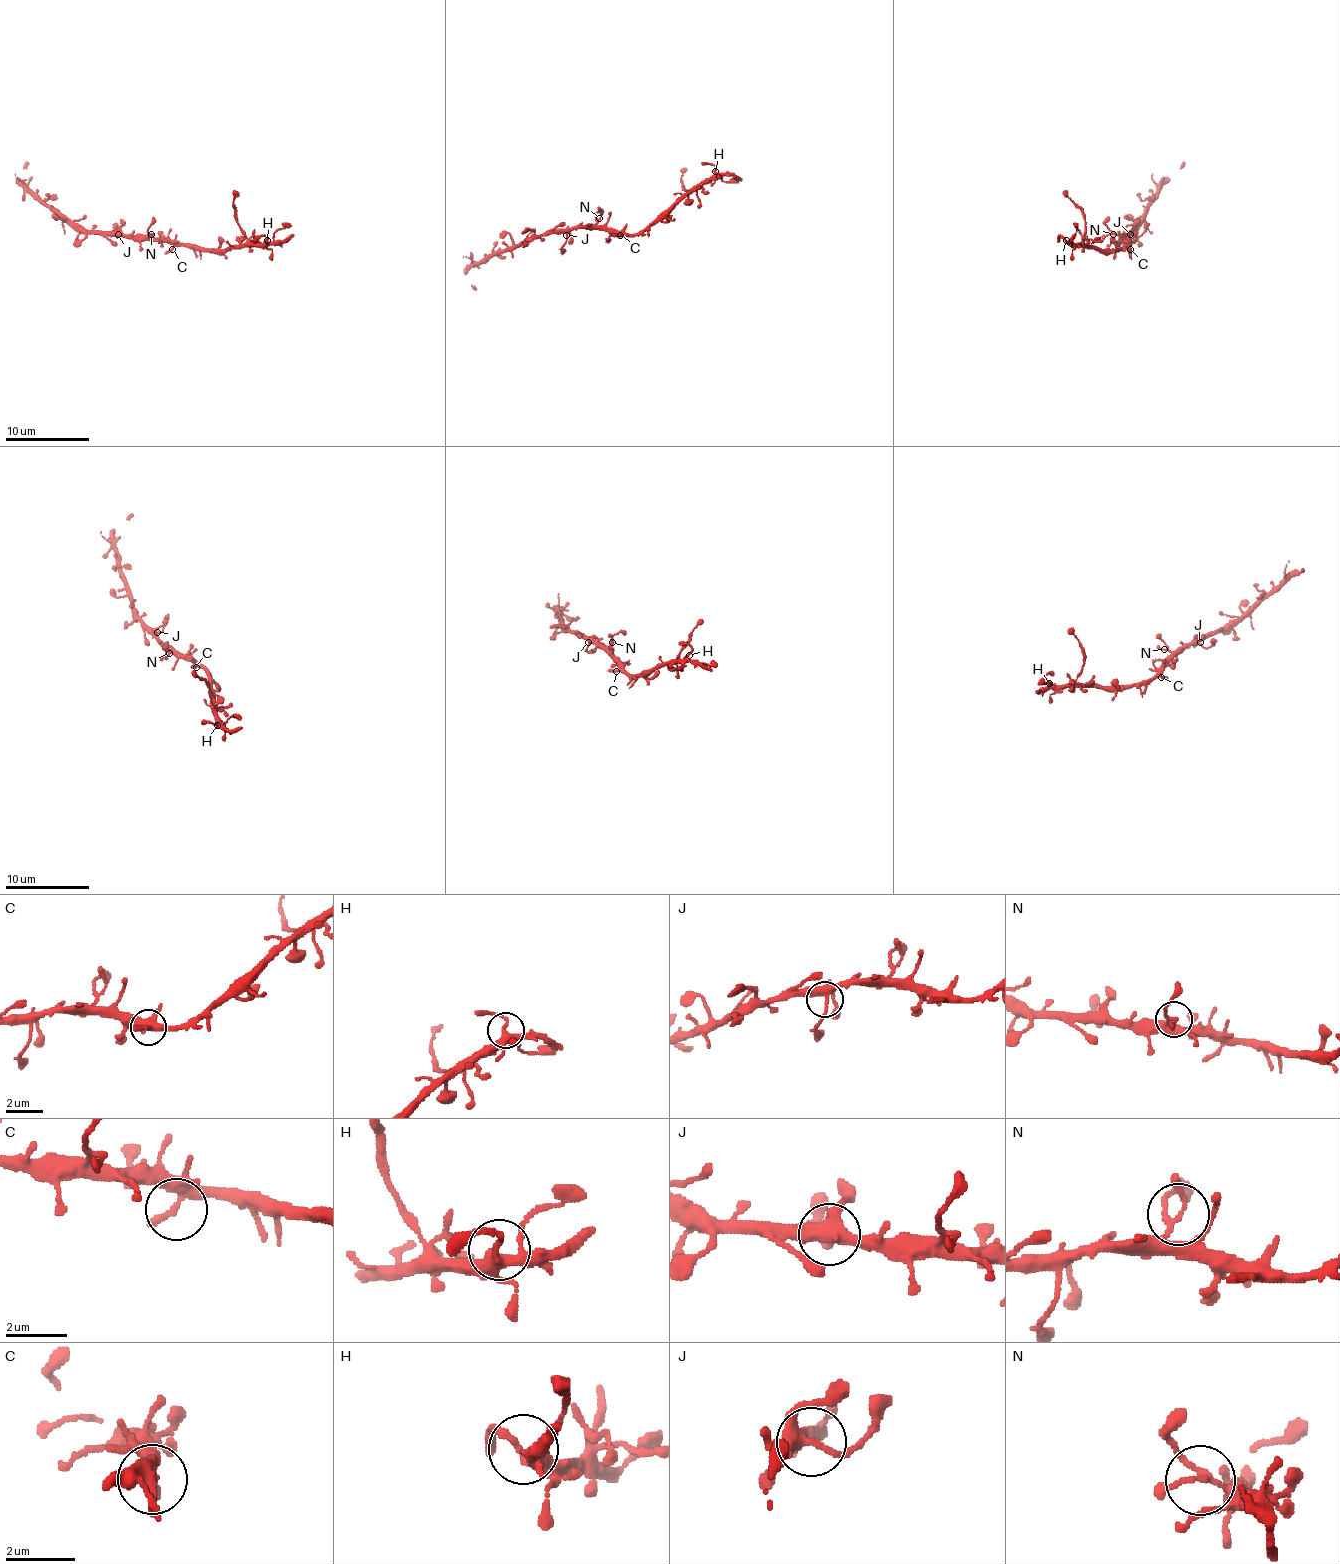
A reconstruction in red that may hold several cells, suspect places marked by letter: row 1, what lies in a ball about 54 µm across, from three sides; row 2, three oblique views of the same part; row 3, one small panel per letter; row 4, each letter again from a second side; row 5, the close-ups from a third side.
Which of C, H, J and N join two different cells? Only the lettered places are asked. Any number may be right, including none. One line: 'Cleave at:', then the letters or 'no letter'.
Cleave at: no letter

